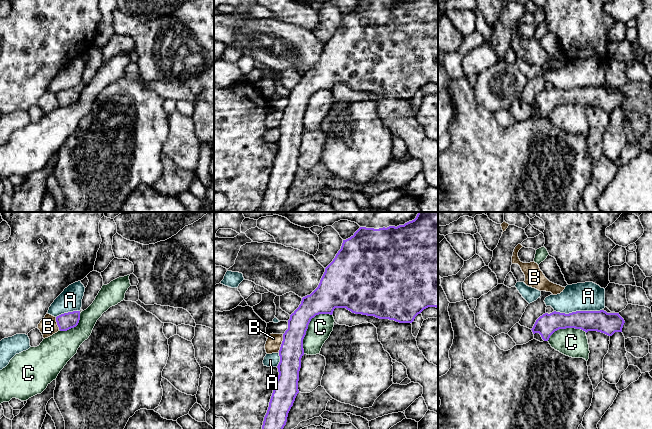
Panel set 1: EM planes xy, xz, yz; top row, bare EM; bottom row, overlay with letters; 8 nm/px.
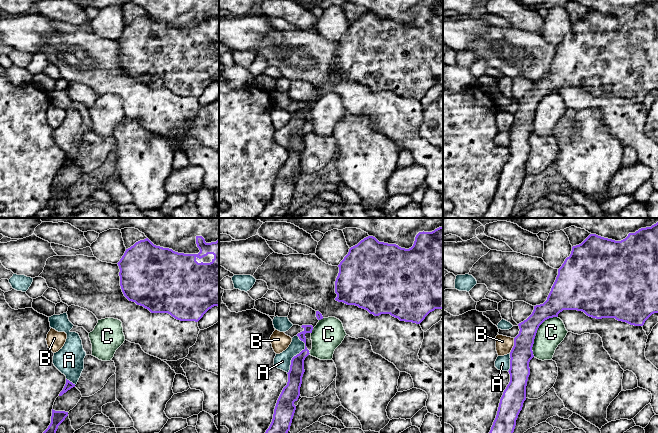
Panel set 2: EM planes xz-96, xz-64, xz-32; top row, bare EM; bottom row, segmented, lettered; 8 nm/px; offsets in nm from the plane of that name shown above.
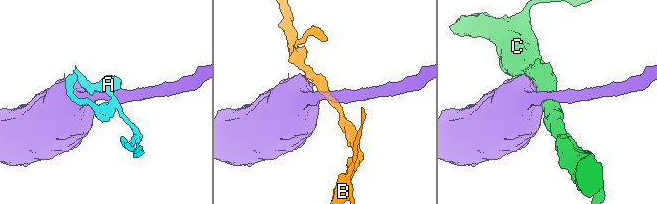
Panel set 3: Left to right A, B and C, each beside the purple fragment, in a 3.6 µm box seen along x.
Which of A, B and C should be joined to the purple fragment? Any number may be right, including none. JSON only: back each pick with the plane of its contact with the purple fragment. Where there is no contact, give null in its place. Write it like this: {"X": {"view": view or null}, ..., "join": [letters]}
{"join": []}

